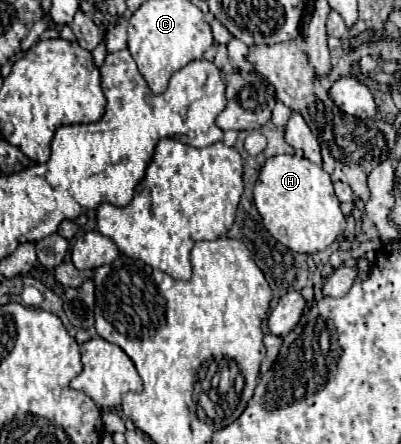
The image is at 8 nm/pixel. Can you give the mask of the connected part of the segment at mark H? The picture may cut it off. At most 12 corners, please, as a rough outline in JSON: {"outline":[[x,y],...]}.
{"outline":[[271,157],[253,201],[295,253],[325,251],[345,215],[323,167]]}

